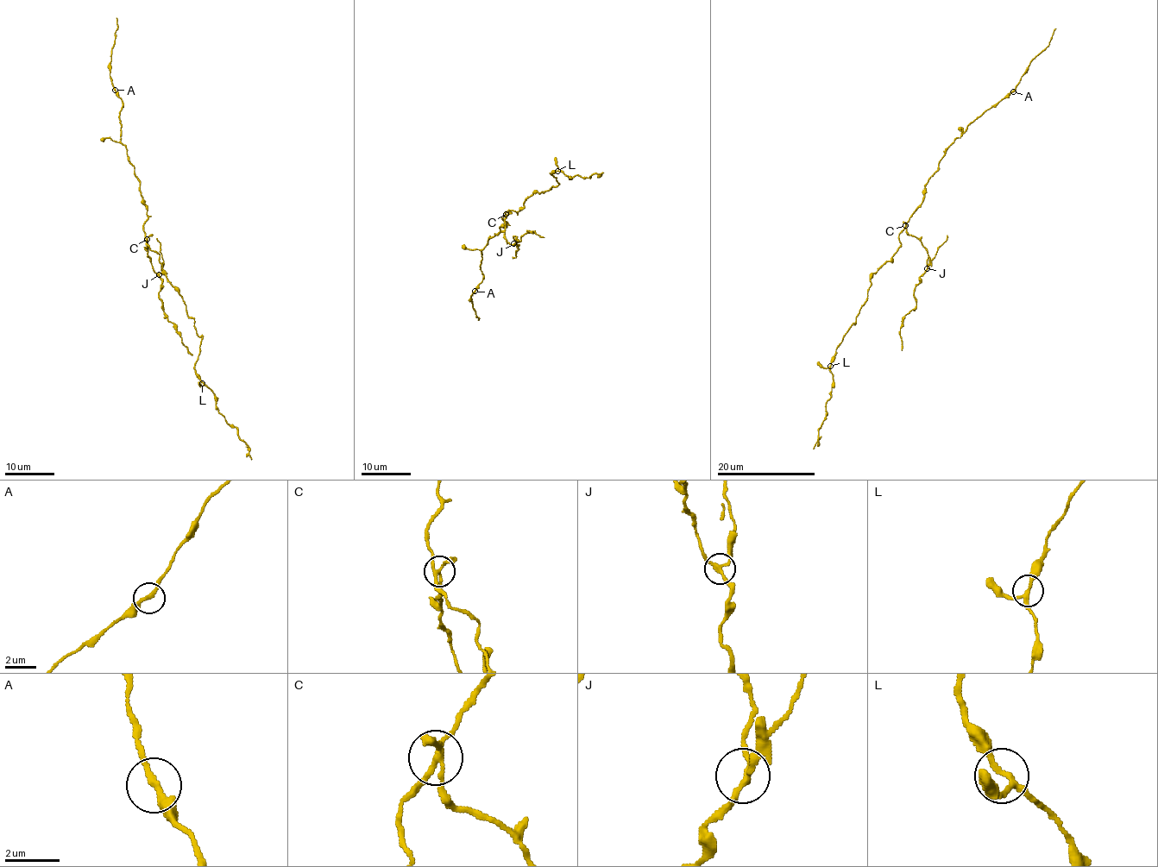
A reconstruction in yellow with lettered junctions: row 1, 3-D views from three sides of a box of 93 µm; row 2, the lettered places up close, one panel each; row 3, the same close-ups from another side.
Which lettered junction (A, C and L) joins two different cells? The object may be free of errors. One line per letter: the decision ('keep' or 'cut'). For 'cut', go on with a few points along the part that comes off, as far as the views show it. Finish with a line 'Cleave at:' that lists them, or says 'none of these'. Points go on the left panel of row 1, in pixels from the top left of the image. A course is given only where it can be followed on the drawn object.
A: keep
C: cut | (147, 239), (151, 266), (162, 281), (159, 296), (161, 305), (181, 339), (181, 343), (192, 355)
L: keep
Cleave at: C

